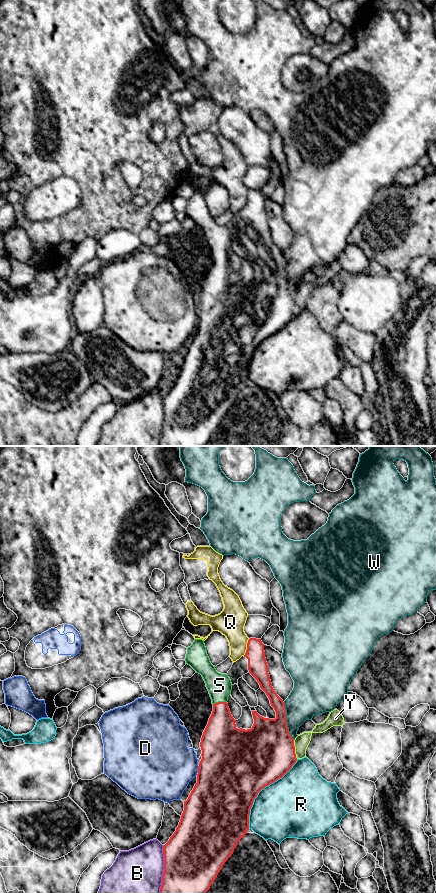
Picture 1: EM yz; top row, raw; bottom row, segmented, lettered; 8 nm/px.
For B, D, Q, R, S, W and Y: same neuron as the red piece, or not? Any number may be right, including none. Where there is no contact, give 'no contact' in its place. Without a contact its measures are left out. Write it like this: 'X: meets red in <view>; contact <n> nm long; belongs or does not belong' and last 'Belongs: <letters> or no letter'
B: meets red in yz; contact 380 nm long; does not belong
D: meets red in yz; contact 60 nm long; does not belong
Q: meets red in yz; contact 140 nm long; does not belong
R: meets red in yz; contact 700 nm long; does not belong
S: meets red in yz; contact 110 nm long; belongs
W: meets red in yz; contact 320 nm long; does not belong
Y: meets red in yz; contact 160 nm long; does not belong
Belongs: S

